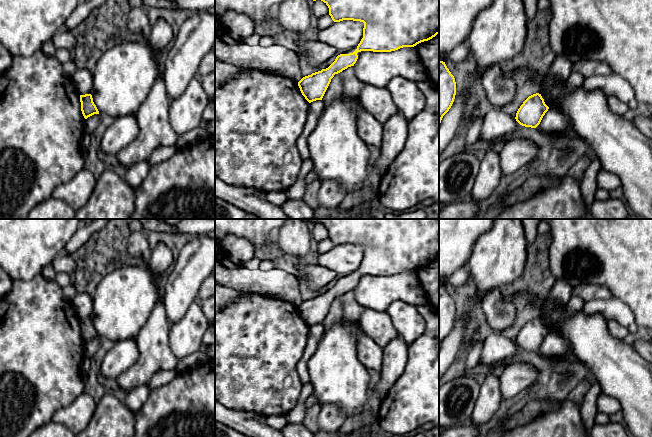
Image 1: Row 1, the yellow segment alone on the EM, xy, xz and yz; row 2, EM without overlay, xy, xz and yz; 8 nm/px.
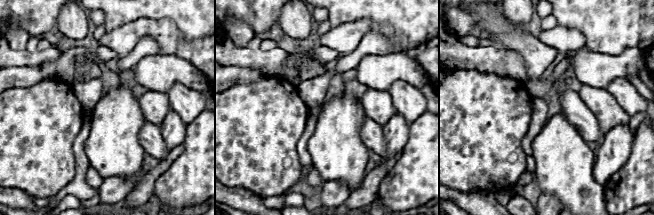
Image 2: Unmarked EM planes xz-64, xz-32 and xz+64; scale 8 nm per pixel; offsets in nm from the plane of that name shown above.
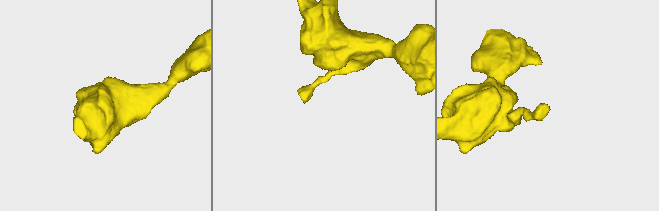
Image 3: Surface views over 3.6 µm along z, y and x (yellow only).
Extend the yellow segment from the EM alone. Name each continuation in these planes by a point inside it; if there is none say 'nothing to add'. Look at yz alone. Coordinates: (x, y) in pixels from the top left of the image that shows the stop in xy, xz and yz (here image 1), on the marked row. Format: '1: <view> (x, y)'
nothing to add

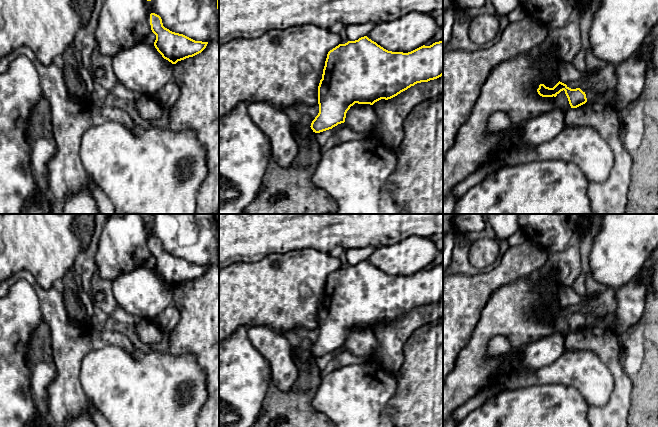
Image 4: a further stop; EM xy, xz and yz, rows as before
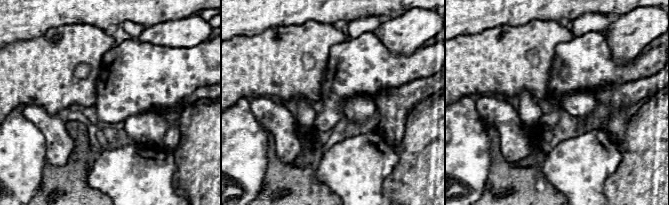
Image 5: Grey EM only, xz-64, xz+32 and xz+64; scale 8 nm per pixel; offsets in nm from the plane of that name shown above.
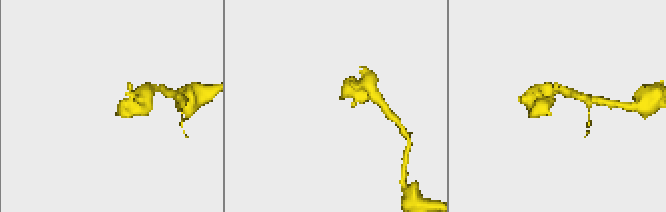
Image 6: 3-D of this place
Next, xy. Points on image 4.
nothing to add

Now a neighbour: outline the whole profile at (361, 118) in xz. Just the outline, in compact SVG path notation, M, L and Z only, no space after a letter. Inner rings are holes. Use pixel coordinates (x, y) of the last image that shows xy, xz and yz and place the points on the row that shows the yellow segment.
M355 103L346 113L345 124L357 133L379 138L379 121L373 105Z

